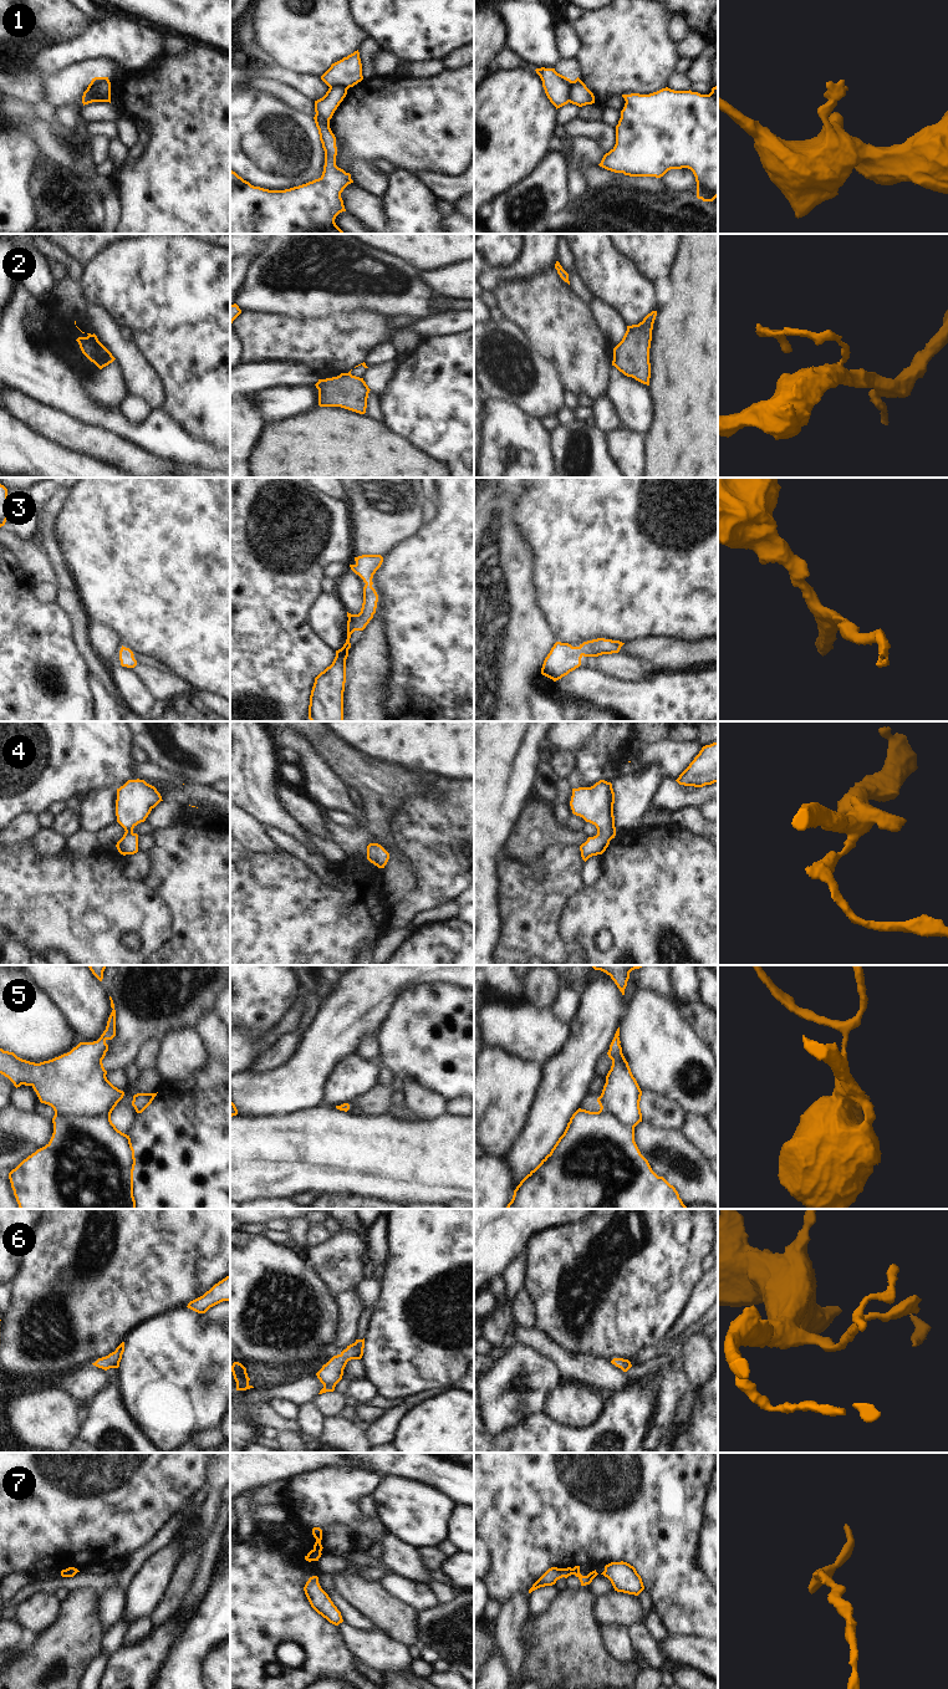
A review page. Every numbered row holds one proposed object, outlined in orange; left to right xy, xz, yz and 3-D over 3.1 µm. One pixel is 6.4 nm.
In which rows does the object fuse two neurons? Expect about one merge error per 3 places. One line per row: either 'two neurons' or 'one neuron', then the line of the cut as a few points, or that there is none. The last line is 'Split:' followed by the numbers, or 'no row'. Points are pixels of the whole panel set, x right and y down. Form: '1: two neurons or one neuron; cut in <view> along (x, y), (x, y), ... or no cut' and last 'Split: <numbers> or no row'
1: two neurons; cut in yz along (572, 81), (569, 101)
2: two neurons; cut in yz along (612, 361), (615, 365)
3: one neuron; no cut
4: one neuron; no cut
5: one neuron; no cut
6: one neuron; no cut
7: one neuron; no cut
Split: 1, 2

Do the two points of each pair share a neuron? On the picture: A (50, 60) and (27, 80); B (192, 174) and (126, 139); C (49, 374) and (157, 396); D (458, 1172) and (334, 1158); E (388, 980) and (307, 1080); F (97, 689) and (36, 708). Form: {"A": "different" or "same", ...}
{"A": "different", "B": "different", "C": "different", "D": "same", "E": "same", "F": "different"}

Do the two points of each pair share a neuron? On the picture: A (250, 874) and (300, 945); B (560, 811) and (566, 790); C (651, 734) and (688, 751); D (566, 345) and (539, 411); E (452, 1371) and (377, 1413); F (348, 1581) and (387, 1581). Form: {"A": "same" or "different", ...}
{"A": "same", "B": "same", "C": "different", "D": "different", "E": "different", "F": "different"}

